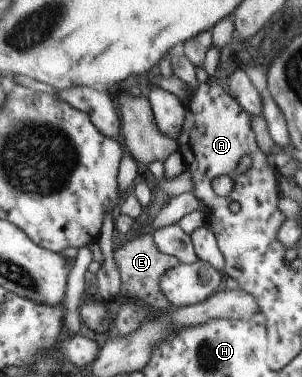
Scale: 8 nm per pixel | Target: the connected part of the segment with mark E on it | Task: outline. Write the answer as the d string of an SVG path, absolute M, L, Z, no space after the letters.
M143 234L134 240L125 242L121 248L114 251L114 260L121 275L121 295L117 296L116 301L131 298L131 300L137 300L145 304L147 308L153 308L153 310L166 311L169 308L169 302L167 302L167 298L163 296L163 292L159 288L159 282L161 282L161 276L167 270L171 270L173 266L177 266L180 260L175 256L163 254L157 248L153 235Z

